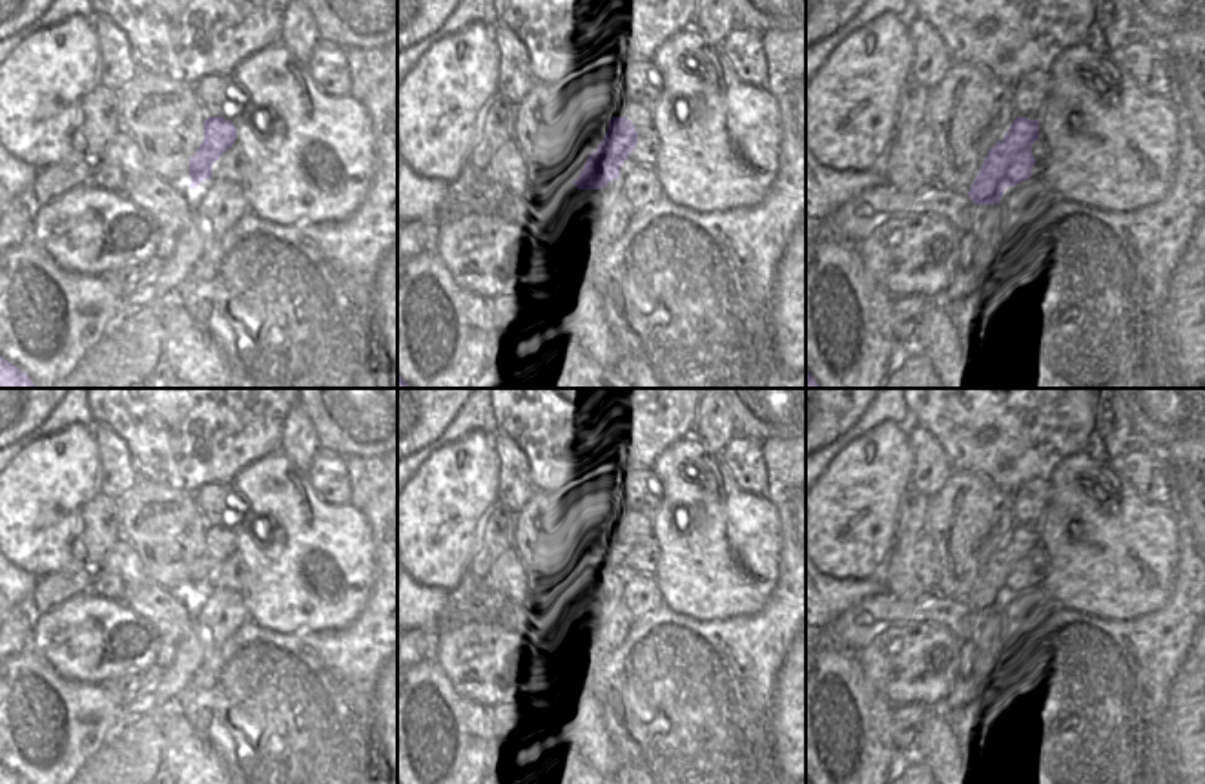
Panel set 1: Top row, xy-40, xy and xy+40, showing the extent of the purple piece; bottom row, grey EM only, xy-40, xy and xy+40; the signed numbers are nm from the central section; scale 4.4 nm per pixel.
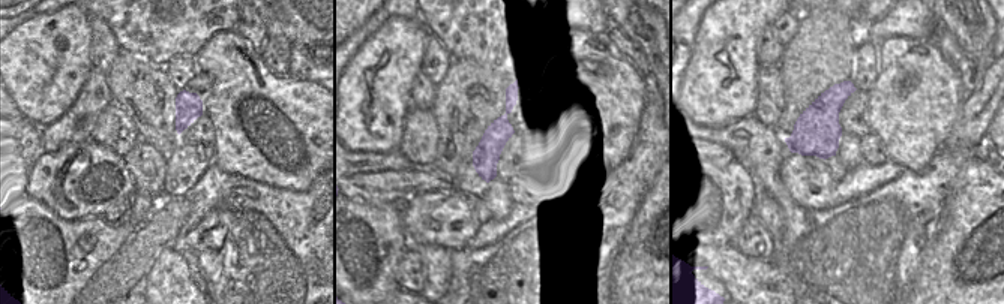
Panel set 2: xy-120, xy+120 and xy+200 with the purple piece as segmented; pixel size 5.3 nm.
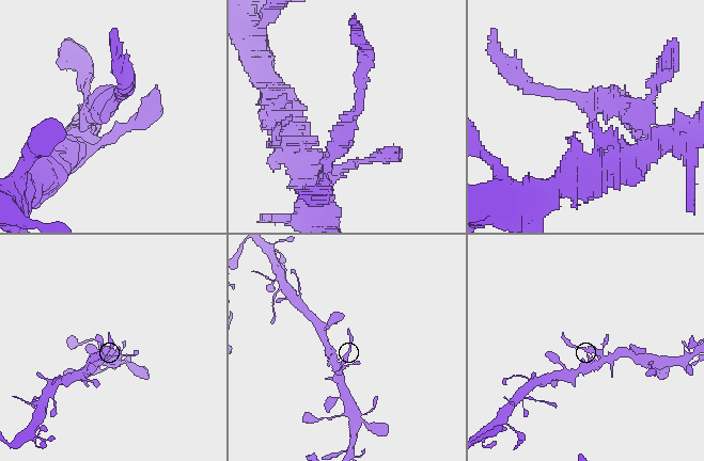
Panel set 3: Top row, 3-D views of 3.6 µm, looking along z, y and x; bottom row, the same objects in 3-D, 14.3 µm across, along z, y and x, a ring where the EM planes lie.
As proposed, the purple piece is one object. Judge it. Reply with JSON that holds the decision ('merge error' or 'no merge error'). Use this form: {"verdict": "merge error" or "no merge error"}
{"verdict": "merge error"}

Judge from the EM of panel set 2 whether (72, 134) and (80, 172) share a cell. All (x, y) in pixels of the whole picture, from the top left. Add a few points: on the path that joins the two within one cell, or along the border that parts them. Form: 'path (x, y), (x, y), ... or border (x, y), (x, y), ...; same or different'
border (90, 140), (50, 154), (41, 154); different

